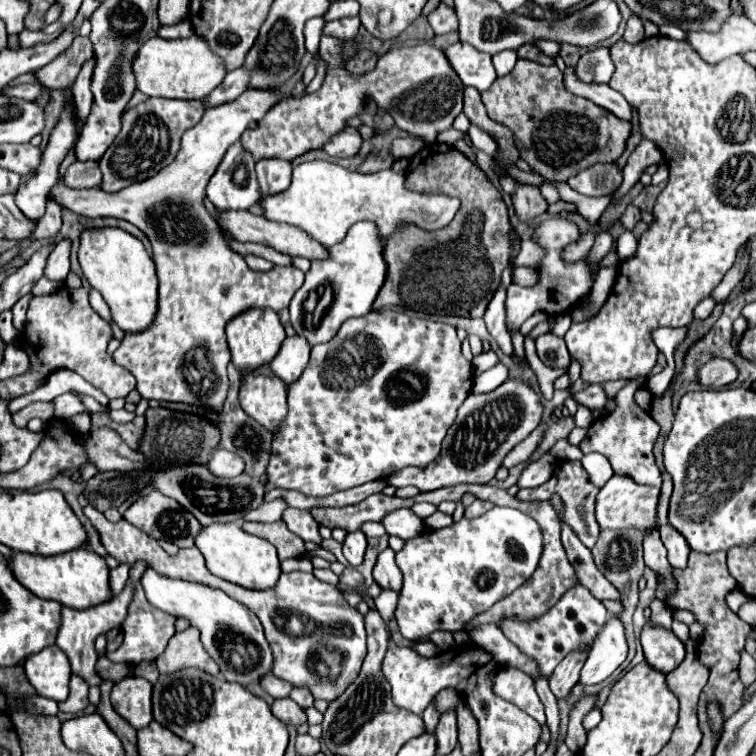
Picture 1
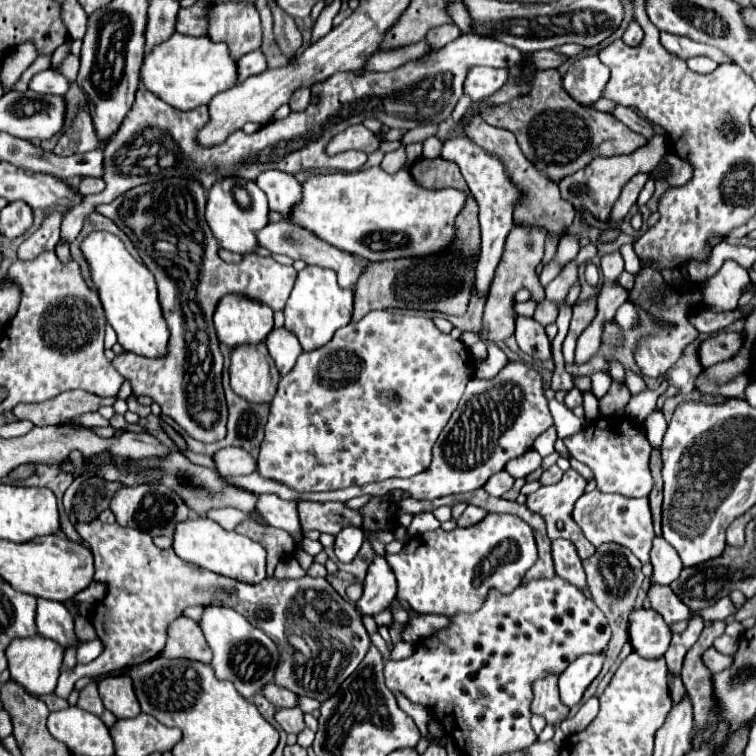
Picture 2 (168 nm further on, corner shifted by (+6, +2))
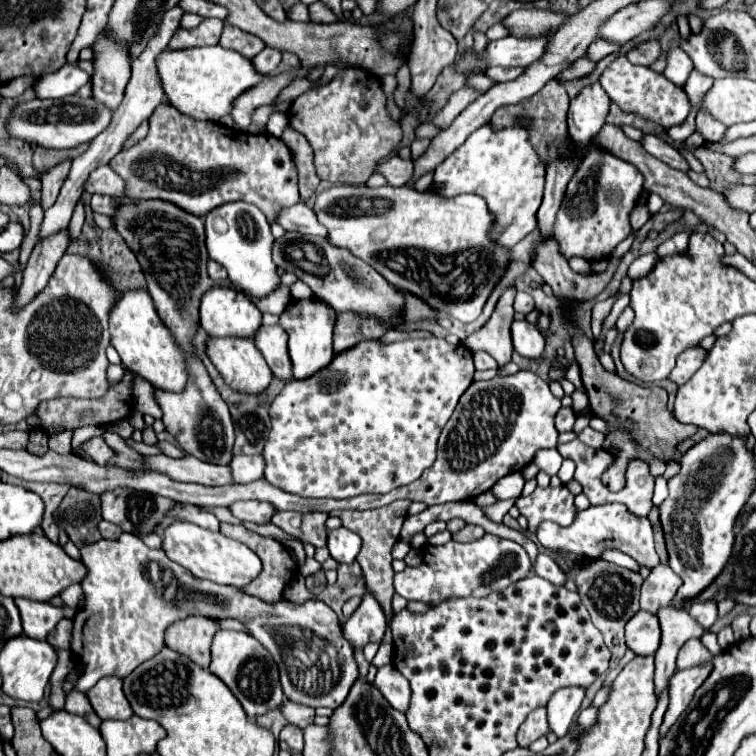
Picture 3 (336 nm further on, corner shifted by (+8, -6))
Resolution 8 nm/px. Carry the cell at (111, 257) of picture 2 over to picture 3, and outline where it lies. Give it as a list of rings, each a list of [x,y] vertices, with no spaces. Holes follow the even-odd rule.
[[[126,289],[122,297],[110,309],[110,335],[112,345],[118,351],[122,365],[150,381],[158,389],[182,391],[186,385],[186,363],[184,355],[174,343],[170,329],[158,317],[152,297],[146,289]]]

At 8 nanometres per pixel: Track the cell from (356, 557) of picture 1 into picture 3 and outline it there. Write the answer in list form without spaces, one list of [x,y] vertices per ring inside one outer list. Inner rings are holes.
[[[346,527],[328,533],[328,549],[338,563],[352,563],[360,553],[360,545],[362,541],[358,539],[358,535]]]

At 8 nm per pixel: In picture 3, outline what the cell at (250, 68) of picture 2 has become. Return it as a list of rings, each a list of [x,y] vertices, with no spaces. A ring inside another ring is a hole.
[[[270,47],[262,49],[256,57],[252,57],[252,65],[254,65],[256,71],[260,71],[262,75],[272,73],[272,71],[278,67],[278,63],[280,63],[280,51],[270,49]]]

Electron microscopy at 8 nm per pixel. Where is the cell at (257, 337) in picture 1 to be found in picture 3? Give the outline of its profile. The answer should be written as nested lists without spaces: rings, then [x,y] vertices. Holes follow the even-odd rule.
[[[216,287],[202,297],[200,325],[210,337],[252,339],[262,327],[262,313],[246,295]]]

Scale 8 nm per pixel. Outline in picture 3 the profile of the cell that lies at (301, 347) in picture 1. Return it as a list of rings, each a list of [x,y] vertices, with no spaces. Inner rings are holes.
[[[280,325],[260,327],[254,335],[256,347],[262,351],[274,377],[288,381],[292,379],[292,359],[288,359],[288,335]]]

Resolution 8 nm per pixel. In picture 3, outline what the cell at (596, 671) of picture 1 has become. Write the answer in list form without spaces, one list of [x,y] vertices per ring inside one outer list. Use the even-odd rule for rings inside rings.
[[[562,687],[548,701],[548,705],[546,705],[548,723],[550,723],[550,729],[558,737],[564,737],[568,727],[574,723],[576,713],[580,711],[584,693],[586,693],[586,689],[582,689],[582,687]]]

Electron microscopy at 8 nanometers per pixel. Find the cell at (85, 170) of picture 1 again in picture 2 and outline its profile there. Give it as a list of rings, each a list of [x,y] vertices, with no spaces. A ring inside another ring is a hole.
[[[82,179],[82,183],[78,185],[78,191],[82,191],[82,195],[90,195],[90,193],[100,193],[104,191],[106,183],[102,179]]]

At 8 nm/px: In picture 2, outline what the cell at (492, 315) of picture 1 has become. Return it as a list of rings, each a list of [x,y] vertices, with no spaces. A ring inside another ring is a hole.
[[[458,137],[458,139],[446,141],[442,147],[442,159],[452,161],[460,167],[460,173],[466,179],[466,183],[478,203],[482,247],[480,247],[480,257],[478,257],[478,267],[476,267],[476,289],[486,293],[492,283],[494,271],[500,263],[500,257],[504,251],[504,241],[512,229],[512,213],[514,213],[514,207],[520,201],[522,193],[510,181],[510,177],[504,169],[504,163],[496,155],[492,155],[492,153],[484,151],[480,145],[476,145],[470,137]]]

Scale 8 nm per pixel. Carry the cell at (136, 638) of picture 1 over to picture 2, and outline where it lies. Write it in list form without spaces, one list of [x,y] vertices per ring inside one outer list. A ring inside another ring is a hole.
[[[76,523],[76,531],[94,555],[94,581],[106,585],[105,598],[90,613],[90,623],[104,645],[104,651],[88,663],[92,677],[116,669],[130,669],[154,659],[166,645],[168,625],[190,605],[224,605],[242,613],[254,627],[262,629],[282,649],[274,683],[294,691],[298,697],[328,699],[360,665],[370,647],[356,607],[344,601],[326,579],[306,575],[302,579],[278,581],[272,577],[250,585],[190,565],[172,549],[158,549],[148,533],[118,523]],[[308,589],[318,593],[312,603],[300,599]]]

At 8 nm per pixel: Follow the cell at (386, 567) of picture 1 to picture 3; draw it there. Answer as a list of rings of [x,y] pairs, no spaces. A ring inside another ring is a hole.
[[[366,593],[354,615],[344,623],[344,637],[354,645],[362,647],[370,641],[380,643],[386,631],[386,615],[380,601]]]

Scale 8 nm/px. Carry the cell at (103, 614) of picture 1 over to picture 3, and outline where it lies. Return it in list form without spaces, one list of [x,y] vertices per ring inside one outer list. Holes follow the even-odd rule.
[[[16,599],[16,605],[20,609],[24,633],[32,639],[46,639],[58,621],[70,617],[70,613],[75,613],[68,607],[58,609],[52,607],[50,603],[30,601],[30,599]]]

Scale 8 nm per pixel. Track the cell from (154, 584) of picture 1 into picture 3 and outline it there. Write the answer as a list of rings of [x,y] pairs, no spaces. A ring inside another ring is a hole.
[[[220,629],[214,635],[210,671],[228,685],[228,689],[240,701],[240,705],[244,707],[244,711],[250,719],[254,719],[274,707],[280,707],[280,703],[284,701],[284,693],[280,687],[280,679],[278,679],[278,667],[276,667],[272,655],[264,649],[264,645],[260,641],[256,641],[252,635],[248,635],[244,631]]]

